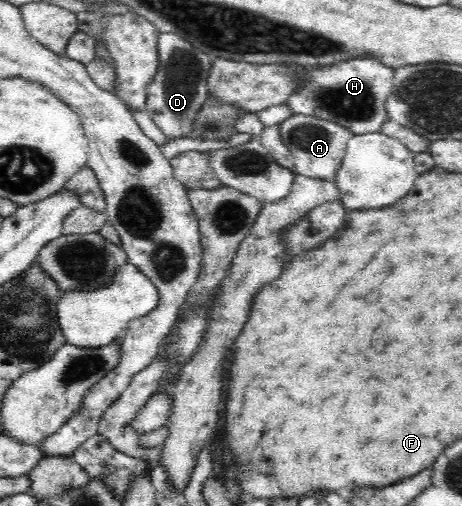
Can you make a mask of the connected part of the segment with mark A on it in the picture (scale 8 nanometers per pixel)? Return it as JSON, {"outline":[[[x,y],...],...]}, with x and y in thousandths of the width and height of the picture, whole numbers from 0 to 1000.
{"outline":[[[665,223],[634,225],[604,247],[604,261],[615,289],[634,308],[643,344],[719,360],[725,360],[729,340],[742,322],[751,283],[768,265],[736,241]]]}

